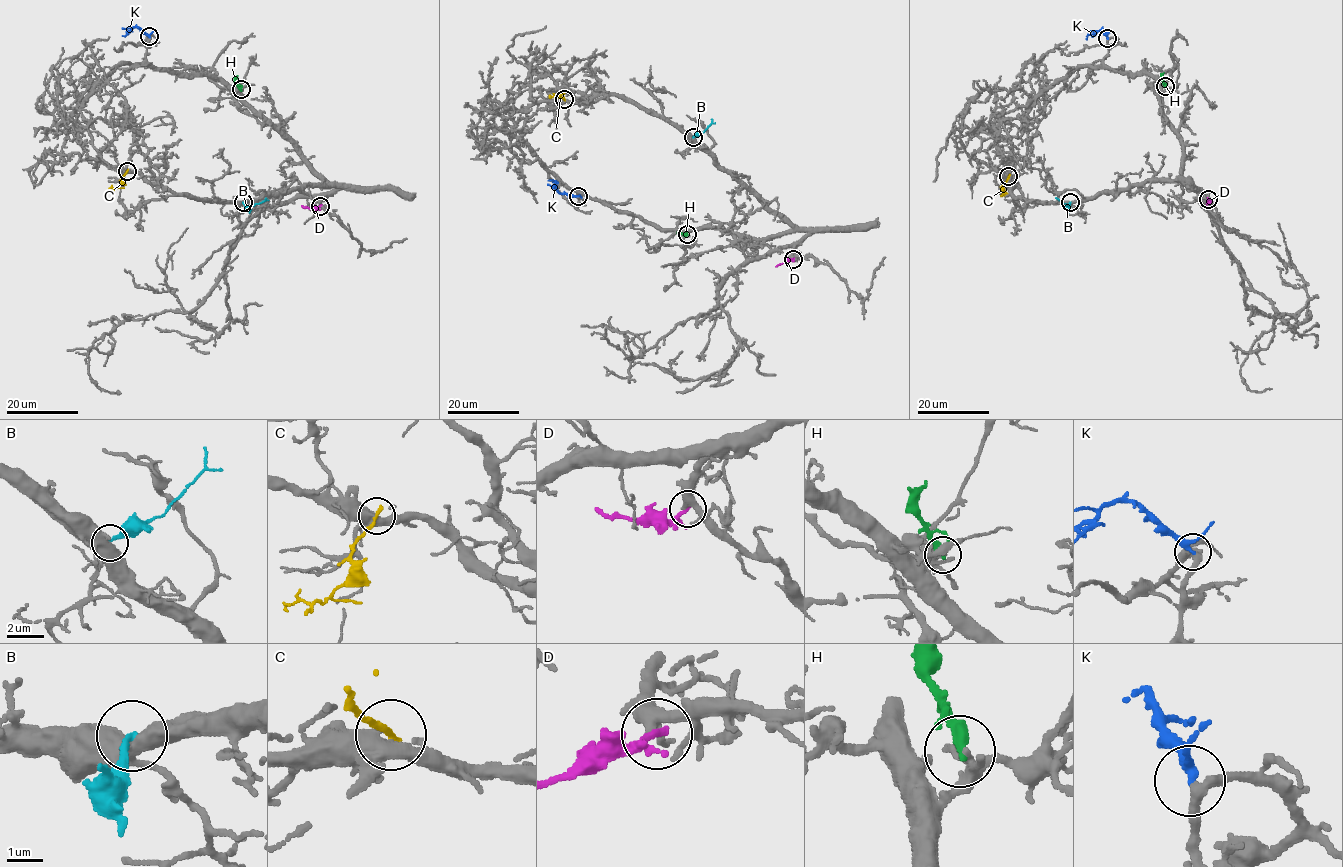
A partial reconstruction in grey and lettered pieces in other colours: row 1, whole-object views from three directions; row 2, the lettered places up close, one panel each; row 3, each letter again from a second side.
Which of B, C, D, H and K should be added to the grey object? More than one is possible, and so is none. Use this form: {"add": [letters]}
{"add": ["K"]}

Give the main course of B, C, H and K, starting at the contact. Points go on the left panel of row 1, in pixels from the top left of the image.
B: (243, 202), (247, 206), (254, 205), (265, 198)
C: (127, 171), (122, 182), (110, 188)
H: (240, 90), (235, 82), (237, 75)
K: (149, 36), (138, 27), (122, 35)

